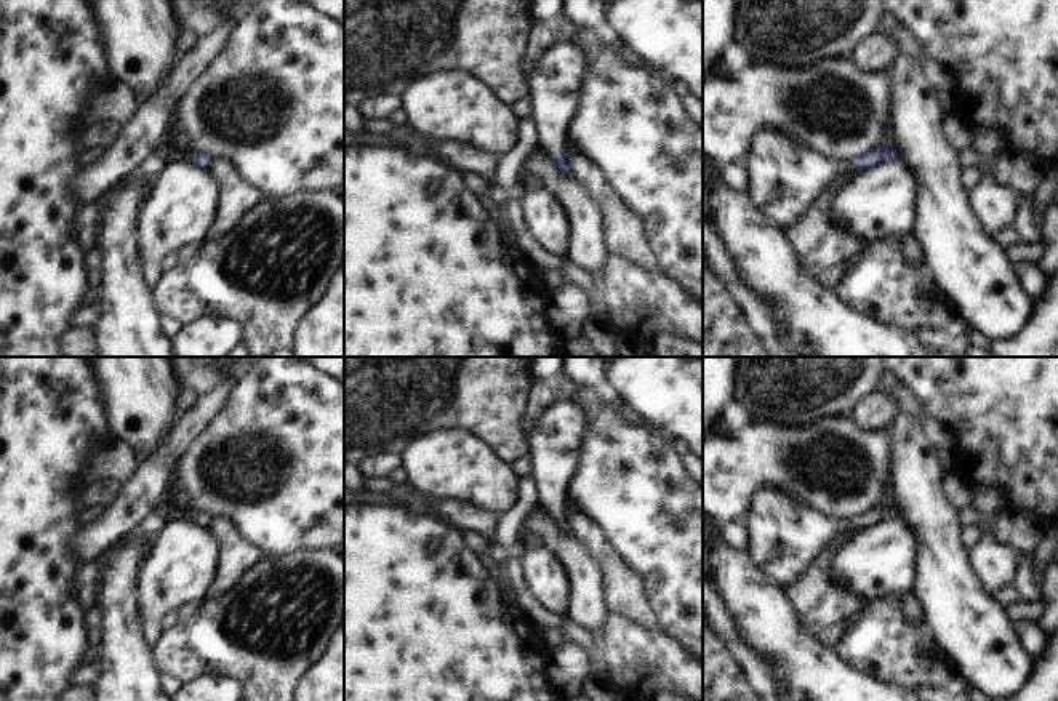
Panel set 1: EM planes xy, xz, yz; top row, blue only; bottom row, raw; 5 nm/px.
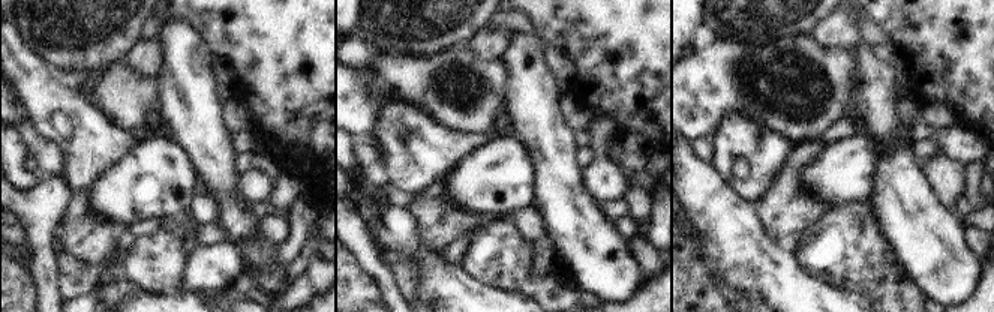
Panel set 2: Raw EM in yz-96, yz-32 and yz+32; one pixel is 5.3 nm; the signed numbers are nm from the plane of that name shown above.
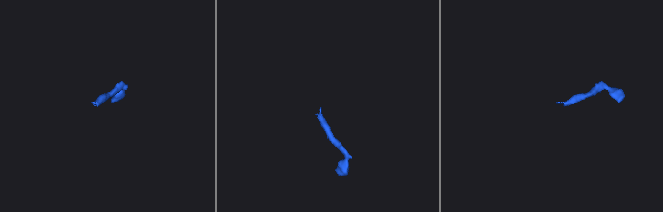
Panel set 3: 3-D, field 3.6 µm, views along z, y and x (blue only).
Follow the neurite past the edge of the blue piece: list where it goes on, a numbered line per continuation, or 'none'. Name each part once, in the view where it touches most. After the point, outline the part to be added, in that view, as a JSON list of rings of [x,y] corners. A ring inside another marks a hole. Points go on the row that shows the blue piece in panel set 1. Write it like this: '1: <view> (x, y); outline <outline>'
1: yz (786, 178); outline [[[762,128],[754,136],[743,165],[749,171],[747,192],[755,206],[783,230],[797,224],[840,174],[858,170],[855,162],[828,158],[771,128]]]

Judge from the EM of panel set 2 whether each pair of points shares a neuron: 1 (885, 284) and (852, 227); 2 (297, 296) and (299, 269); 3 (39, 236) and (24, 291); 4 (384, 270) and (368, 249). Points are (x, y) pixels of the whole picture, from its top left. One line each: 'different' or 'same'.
1: same
2: different
3: different
4: same

